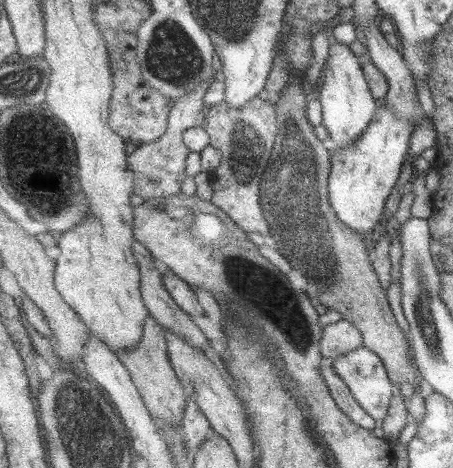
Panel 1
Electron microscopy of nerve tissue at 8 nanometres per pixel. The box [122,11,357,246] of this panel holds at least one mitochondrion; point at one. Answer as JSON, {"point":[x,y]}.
{"point":[172,58]}

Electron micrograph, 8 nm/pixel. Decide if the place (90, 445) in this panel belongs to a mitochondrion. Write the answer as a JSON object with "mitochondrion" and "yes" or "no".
{"mitochondrion":"yes"}

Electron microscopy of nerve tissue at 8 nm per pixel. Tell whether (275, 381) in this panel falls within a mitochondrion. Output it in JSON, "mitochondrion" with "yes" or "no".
{"mitochondrion":"no"}

